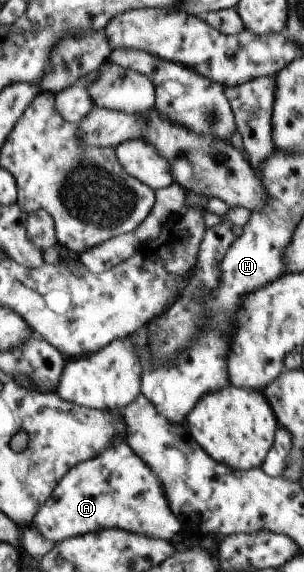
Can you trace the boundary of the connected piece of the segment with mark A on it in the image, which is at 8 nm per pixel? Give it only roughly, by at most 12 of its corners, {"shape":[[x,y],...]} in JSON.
{"shape":[[120,437],[70,468],[29,526],[52,544],[180,531]]}

